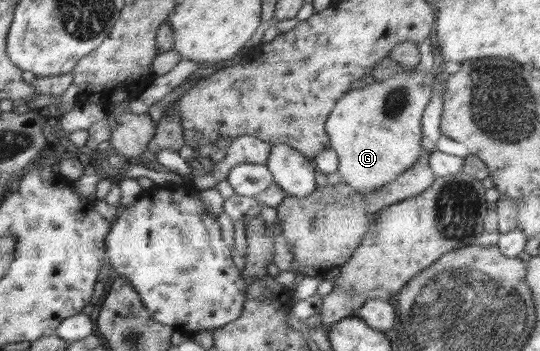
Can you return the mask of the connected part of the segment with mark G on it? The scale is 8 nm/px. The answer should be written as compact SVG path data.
M417 67L406 68L406 71L386 79L386 81L370 83L362 89L348 90L333 107L325 123L330 148L338 155L339 166L337 173L348 185L359 192L372 192L382 185L392 181L405 169L420 159L424 153L422 148L421 117L431 101L432 73Z

